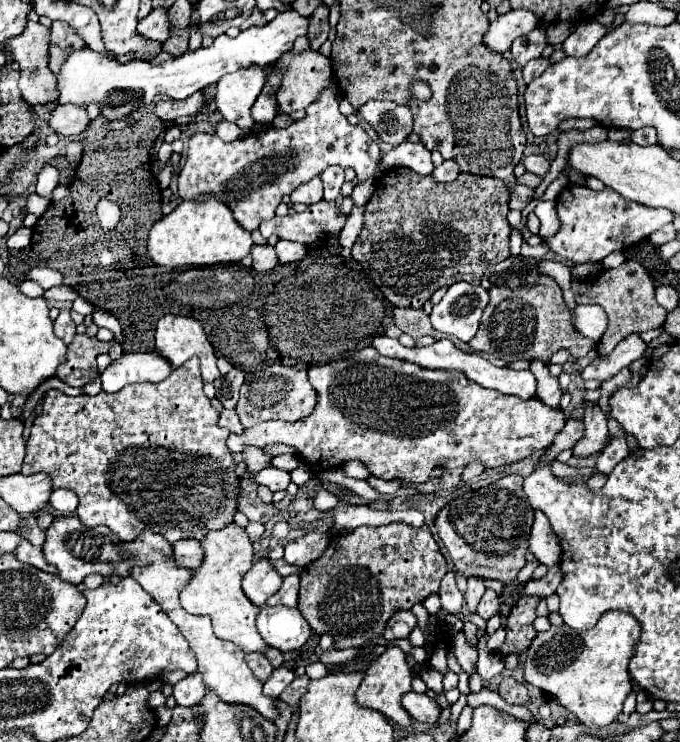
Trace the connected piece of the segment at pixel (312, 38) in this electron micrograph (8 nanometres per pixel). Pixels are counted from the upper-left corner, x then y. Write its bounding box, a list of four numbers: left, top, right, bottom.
[307,6,329,50]

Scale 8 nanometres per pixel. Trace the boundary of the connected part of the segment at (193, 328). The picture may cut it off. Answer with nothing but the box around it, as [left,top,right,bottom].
[155,314,221,382]

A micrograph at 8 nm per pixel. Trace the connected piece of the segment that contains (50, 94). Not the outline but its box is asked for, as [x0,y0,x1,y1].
[7,22,57,106]

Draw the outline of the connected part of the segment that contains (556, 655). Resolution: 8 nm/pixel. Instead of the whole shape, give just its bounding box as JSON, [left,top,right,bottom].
[523,610,641,726]

